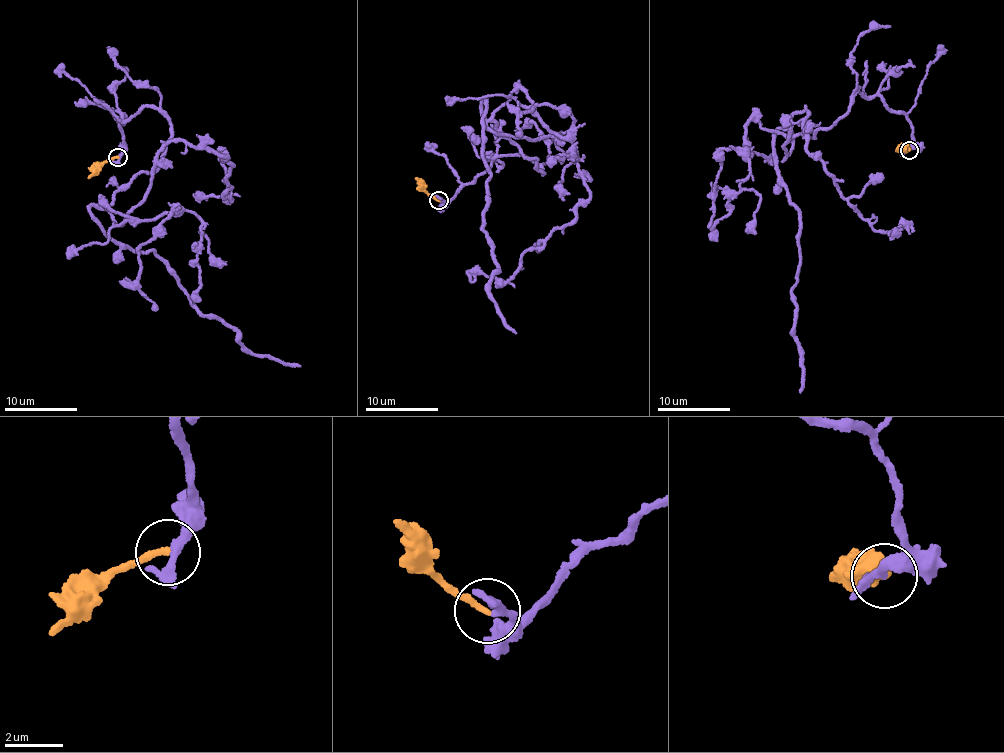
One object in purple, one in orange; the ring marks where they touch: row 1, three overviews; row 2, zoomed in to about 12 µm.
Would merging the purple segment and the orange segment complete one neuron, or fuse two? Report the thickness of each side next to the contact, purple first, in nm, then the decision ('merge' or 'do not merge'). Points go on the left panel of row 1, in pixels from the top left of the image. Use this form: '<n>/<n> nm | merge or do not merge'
240/220 nm | merge

